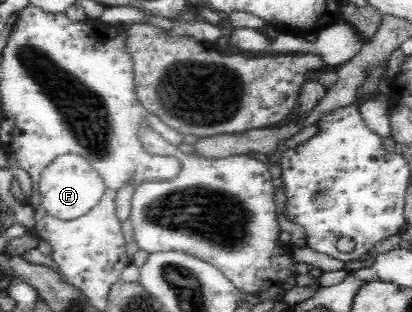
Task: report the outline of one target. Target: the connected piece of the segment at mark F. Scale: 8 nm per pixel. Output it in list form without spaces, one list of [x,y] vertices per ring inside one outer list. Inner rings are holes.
[[[60,155],[50,166],[44,169],[39,179],[41,206],[48,212],[48,215],[59,220],[75,220],[84,215],[100,201],[104,192],[104,180],[86,162],[86,158],[82,158],[82,155]]]

